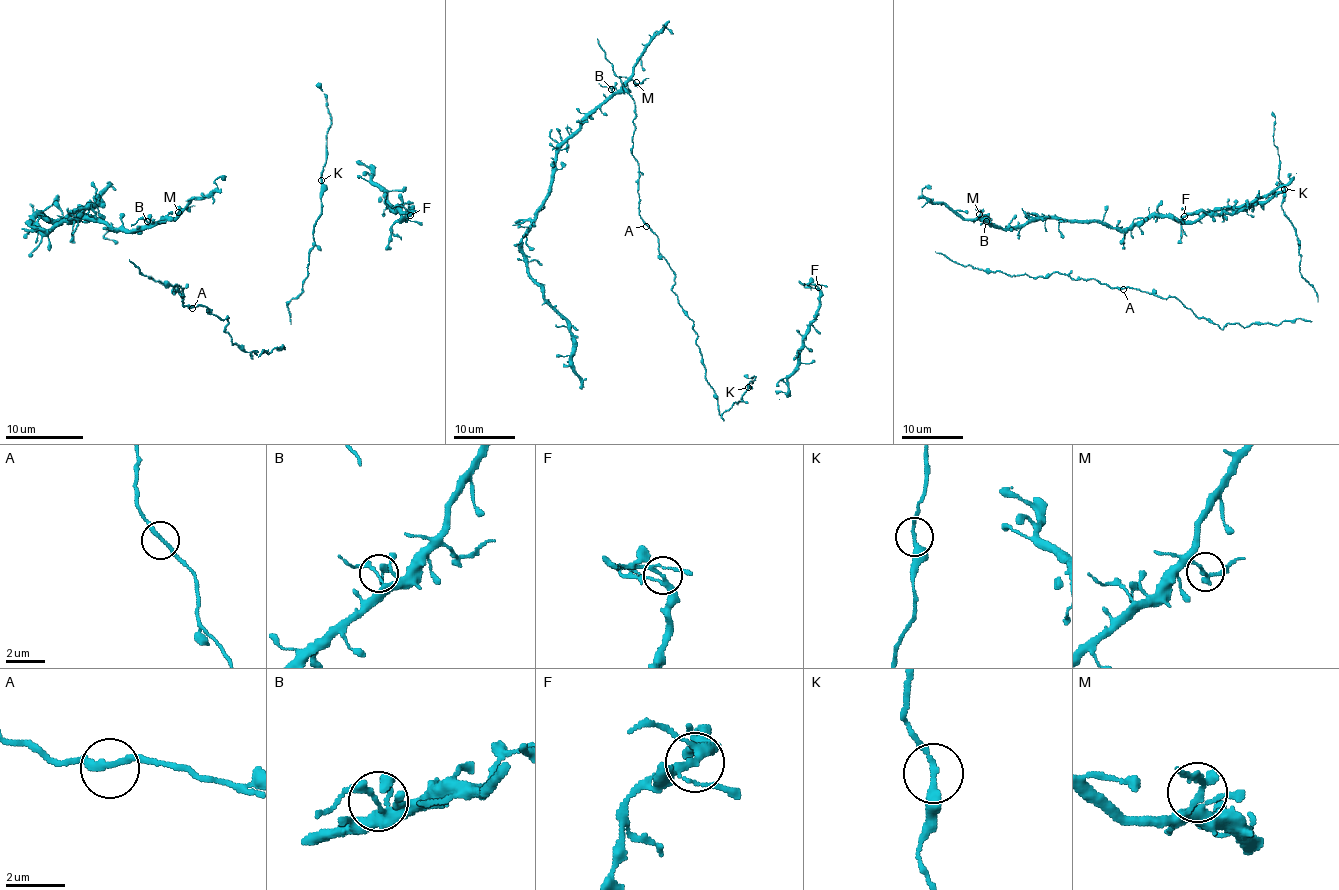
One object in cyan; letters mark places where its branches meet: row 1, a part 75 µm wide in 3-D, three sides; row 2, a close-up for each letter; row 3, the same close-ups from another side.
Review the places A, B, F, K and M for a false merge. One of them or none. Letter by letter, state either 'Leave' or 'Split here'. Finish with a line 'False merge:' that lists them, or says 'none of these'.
A: Leave
B: Leave
F: Leave
K: Leave
M: Leave
False merge: none of these

